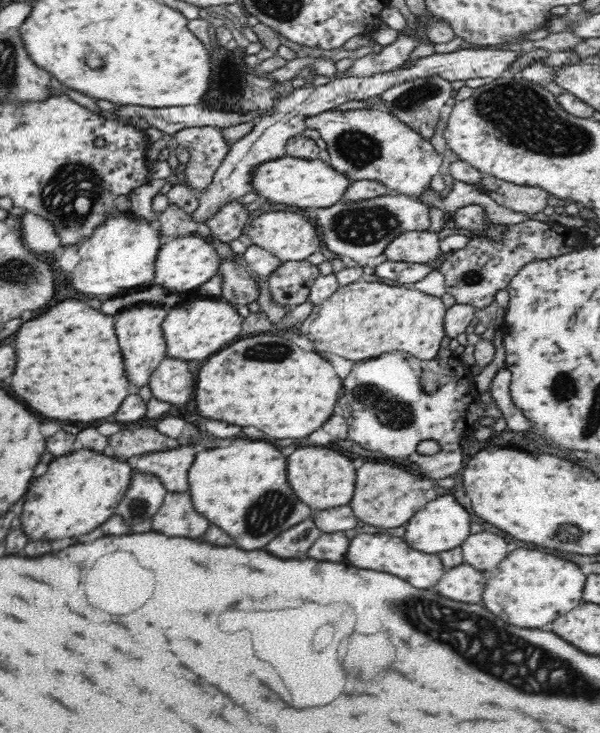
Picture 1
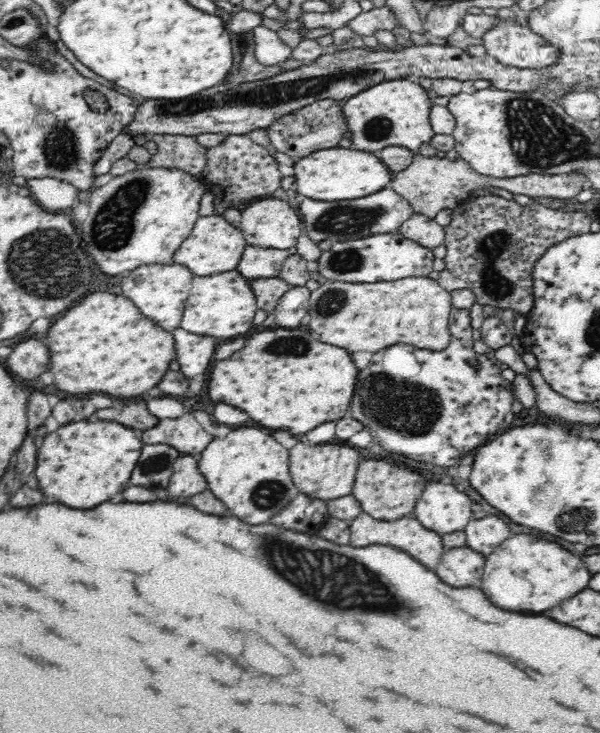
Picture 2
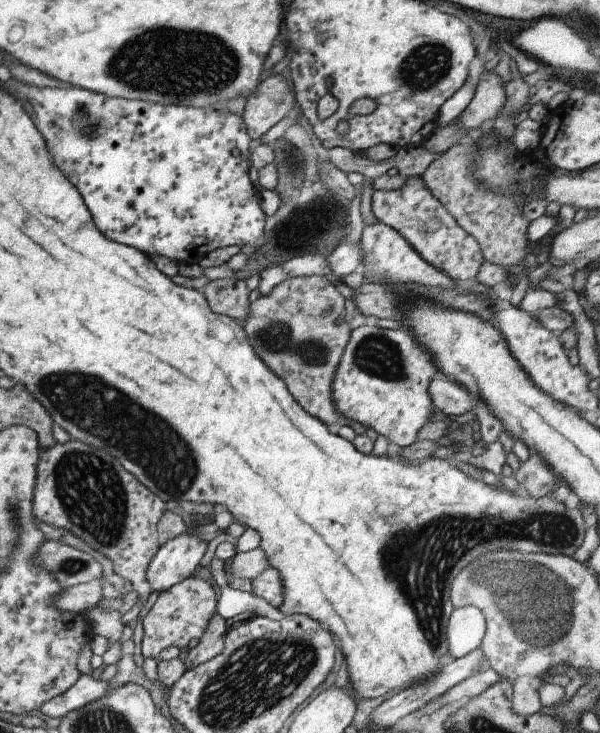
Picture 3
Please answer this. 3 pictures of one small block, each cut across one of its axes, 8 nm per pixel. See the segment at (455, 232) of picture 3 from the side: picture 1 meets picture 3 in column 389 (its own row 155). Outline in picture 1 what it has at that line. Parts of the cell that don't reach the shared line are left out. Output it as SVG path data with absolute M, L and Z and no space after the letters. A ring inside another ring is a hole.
M212 126L184 128L176 132L173 142L185 146L190 153L190 160L183 170L182 184L190 192L206 192L231 148L222 130Z

